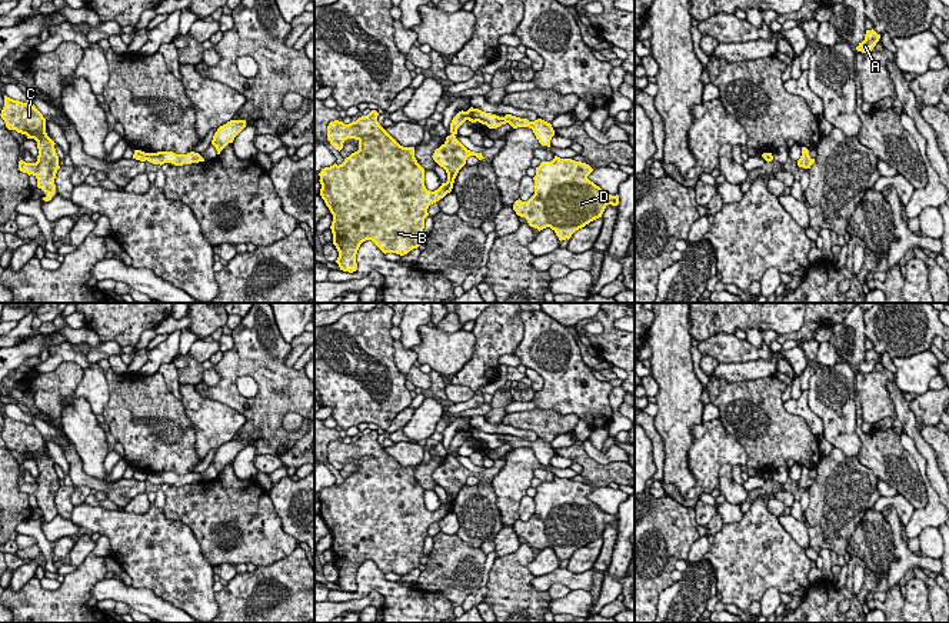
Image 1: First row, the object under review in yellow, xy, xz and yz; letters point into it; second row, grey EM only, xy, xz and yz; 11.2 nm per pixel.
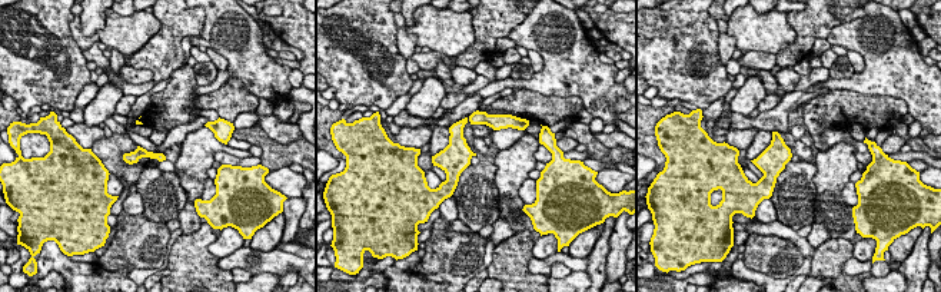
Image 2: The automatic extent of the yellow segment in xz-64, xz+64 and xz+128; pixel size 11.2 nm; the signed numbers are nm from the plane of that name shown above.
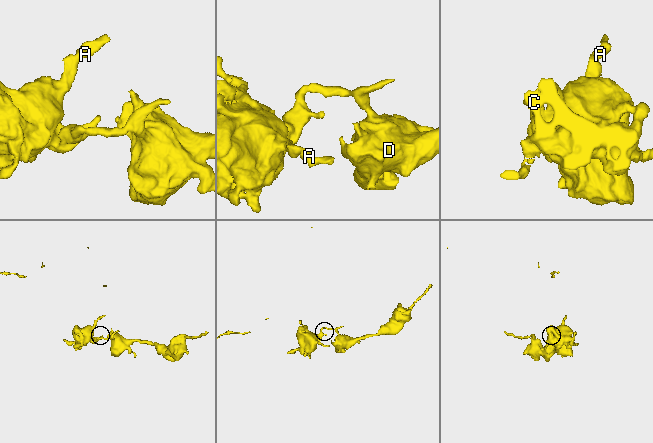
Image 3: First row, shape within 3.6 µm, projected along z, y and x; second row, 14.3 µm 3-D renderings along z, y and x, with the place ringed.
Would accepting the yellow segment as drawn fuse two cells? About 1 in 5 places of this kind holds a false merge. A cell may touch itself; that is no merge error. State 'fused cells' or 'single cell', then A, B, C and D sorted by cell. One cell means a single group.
fused cells; A B C / D

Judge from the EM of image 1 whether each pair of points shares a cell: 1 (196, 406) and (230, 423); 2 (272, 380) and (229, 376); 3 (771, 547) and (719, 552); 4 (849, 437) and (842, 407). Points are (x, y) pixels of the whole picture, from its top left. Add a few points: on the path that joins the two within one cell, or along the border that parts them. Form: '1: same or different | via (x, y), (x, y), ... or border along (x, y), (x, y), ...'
1: same | via (205, 413), (215, 423), (222, 423)
2: same | via (262, 370), (239, 369)
3: same | via (758, 552), (732, 552)
4: same | via (842, 430), (842, 415)

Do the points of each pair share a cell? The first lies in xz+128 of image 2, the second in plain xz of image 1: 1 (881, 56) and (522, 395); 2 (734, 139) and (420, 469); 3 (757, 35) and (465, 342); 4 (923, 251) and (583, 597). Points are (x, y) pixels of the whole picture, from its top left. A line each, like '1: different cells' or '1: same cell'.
1: different cells
2: different cells
3: same cell
4: different cells

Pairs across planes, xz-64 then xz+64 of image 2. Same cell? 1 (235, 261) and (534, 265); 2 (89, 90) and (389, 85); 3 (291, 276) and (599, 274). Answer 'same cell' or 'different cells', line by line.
1: same cell
2: different cells
3: different cells

